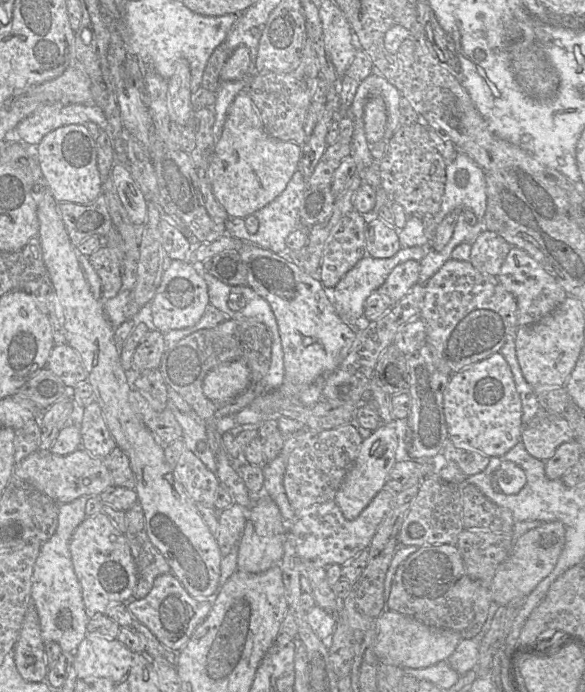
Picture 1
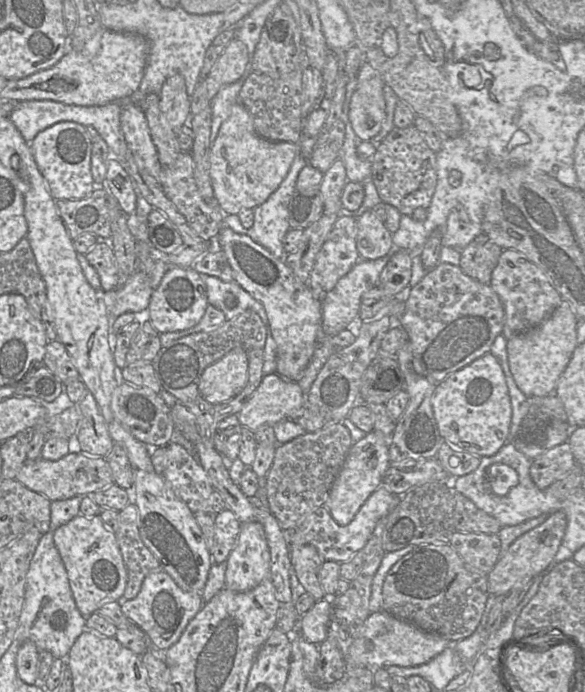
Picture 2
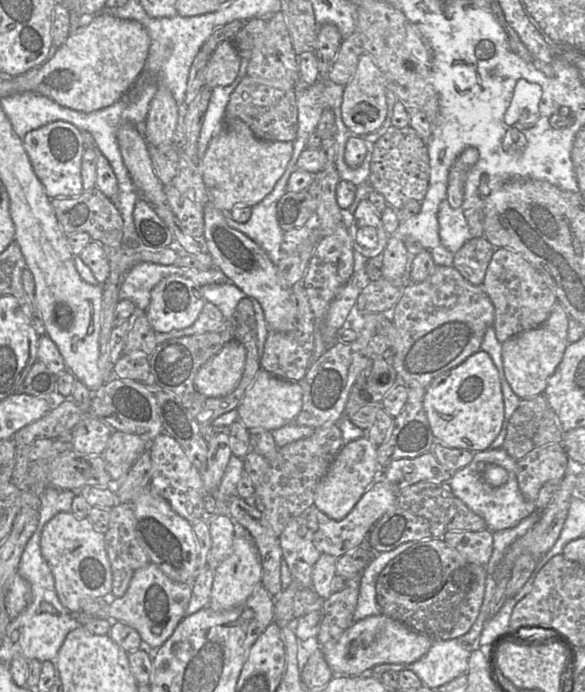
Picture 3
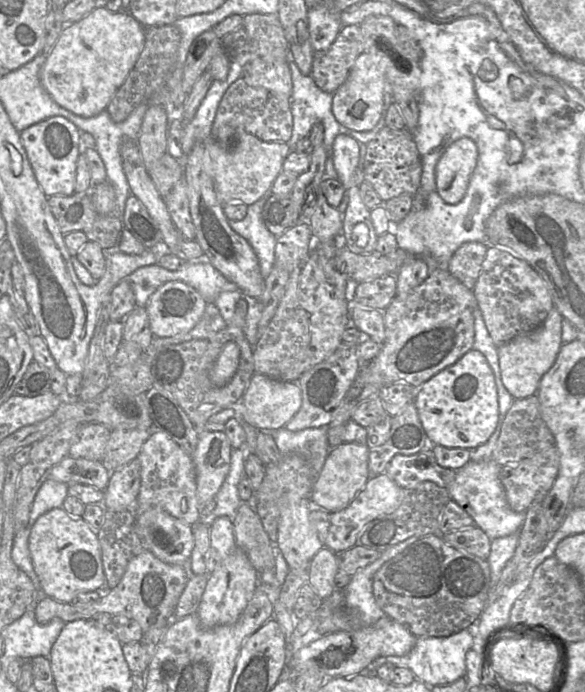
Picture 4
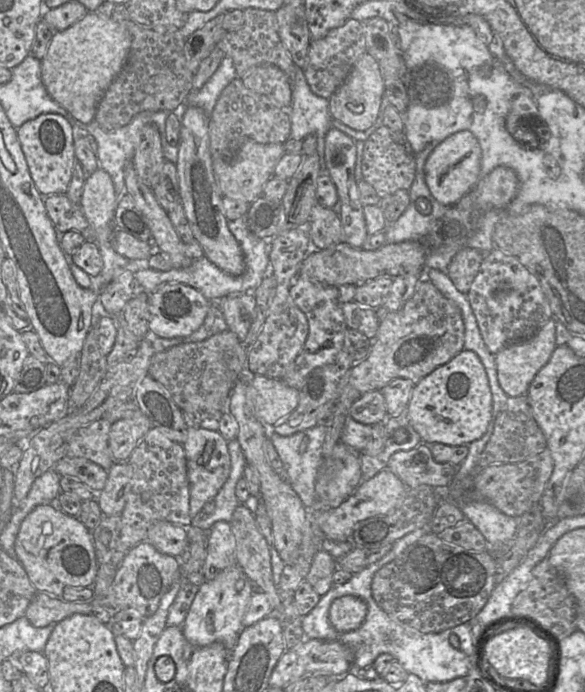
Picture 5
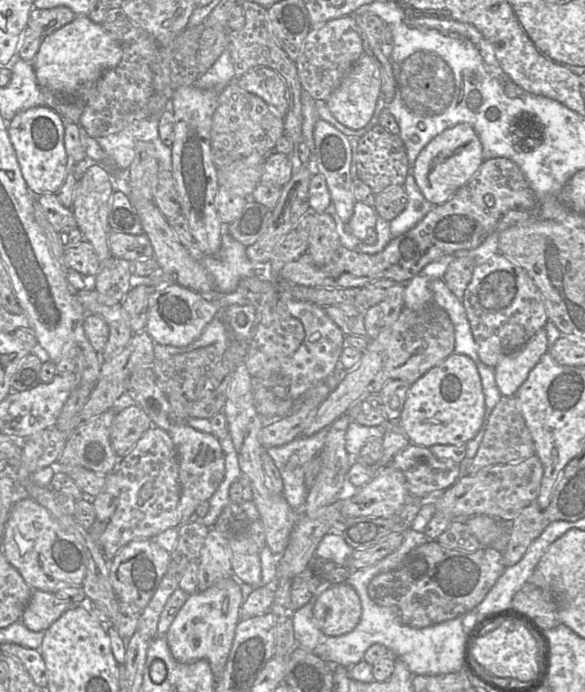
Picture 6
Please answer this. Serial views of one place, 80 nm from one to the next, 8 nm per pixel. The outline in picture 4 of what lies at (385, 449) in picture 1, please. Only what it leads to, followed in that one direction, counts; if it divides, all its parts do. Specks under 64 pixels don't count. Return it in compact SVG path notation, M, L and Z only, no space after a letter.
M342 443L331 448L313 486L311 500L329 512L338 512L346 508L370 478L369 453L370 449L366 443Z

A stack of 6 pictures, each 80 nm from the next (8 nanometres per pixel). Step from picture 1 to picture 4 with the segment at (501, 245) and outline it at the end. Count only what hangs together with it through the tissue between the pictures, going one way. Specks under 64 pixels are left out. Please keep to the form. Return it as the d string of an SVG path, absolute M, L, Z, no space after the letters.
M480 242L463 244L451 257L446 270L466 288L473 290L489 246Z

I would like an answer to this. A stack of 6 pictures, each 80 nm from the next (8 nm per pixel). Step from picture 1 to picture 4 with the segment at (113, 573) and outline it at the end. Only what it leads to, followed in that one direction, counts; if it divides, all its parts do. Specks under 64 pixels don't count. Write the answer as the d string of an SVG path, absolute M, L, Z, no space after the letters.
M54 508L37 518L30 529L28 548L34 571L38 577L38 588L45 596L62 603L71 603L79 592L95 591L106 588L106 577L103 569L101 546L96 532L85 520L74 518L63 508Z

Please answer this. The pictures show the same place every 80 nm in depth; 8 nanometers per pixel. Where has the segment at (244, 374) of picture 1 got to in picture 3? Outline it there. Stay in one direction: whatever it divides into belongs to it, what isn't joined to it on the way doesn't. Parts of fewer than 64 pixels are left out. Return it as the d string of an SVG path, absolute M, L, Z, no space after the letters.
M232 340L210 360L201 366L194 385L198 392L208 397L230 394L239 383L246 360L246 349Z

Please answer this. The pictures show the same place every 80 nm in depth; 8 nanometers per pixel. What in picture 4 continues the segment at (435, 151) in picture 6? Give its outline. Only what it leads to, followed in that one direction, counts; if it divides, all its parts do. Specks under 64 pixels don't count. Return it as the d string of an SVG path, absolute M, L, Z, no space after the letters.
M467 137L453 142L442 154L435 178L436 192L445 203L456 205L463 199L477 160L477 146Z

